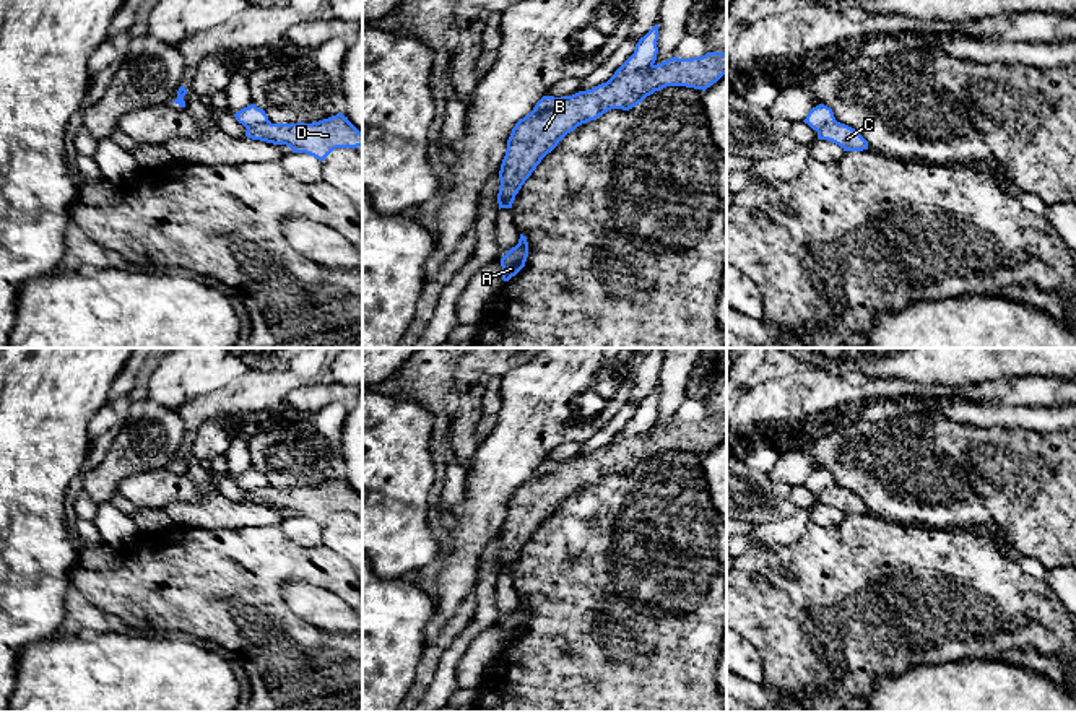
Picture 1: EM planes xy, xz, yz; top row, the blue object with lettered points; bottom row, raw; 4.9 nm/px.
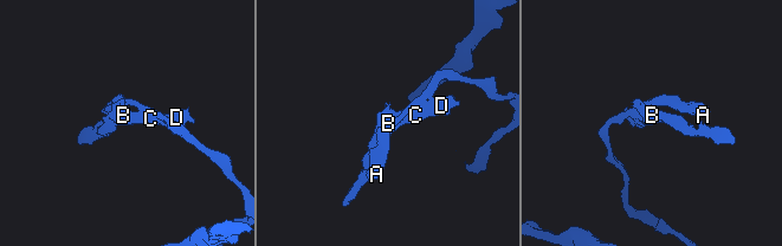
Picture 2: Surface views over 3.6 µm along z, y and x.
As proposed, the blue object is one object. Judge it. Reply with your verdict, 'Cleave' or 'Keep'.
Cleave

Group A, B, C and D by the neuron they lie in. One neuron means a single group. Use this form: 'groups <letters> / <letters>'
groups A / B C D

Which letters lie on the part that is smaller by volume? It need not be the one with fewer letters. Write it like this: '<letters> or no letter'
B, C, D

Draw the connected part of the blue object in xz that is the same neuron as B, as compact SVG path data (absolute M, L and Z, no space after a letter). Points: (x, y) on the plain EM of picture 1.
M707 416L692 423L671 421L572 460L543 460L533 475L515 488L507 504L499 535L499 574L512 572L515 559L541 523L579 489L595 484L611 473L629 475L666 450L705 455L725 437L727 418Z

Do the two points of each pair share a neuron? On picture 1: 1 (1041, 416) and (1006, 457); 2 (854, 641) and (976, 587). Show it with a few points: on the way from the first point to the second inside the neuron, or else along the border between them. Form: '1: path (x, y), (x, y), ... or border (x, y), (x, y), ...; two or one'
1: border (993, 425), (1034, 428), (1042, 433), (1058, 431); two
2: path (885, 620), (899, 620), (928, 595), (945, 594); one

